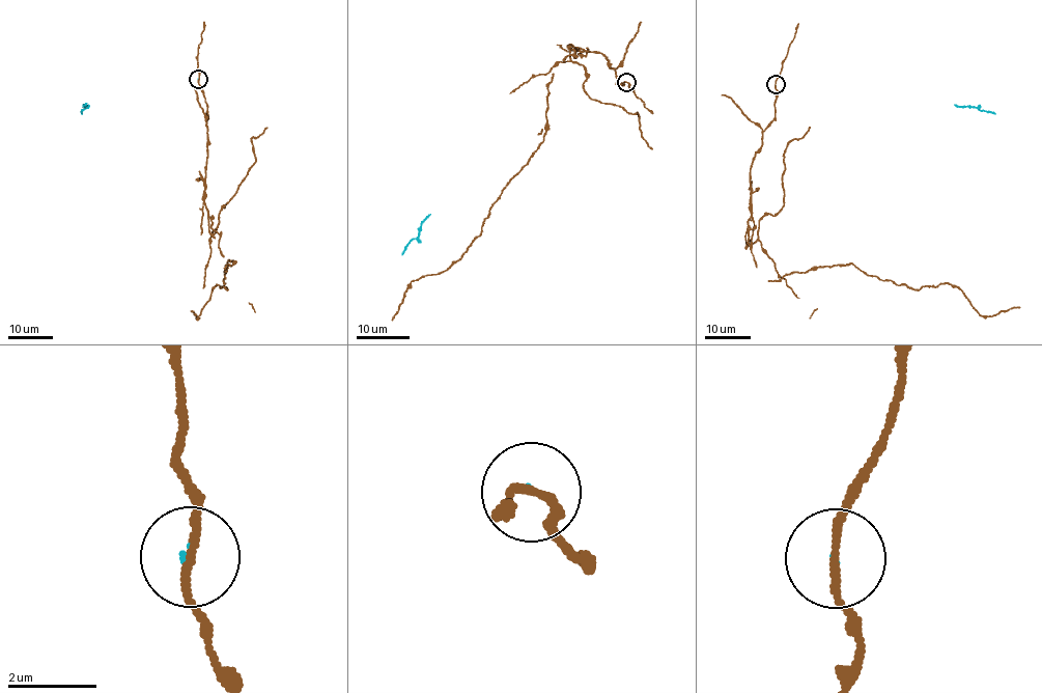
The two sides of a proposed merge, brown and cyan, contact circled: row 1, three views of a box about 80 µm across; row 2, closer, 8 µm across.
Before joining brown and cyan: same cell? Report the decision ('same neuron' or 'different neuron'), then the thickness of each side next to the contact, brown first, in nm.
different neuron; 160 nm thick on the brown side, 50 nm on the other

